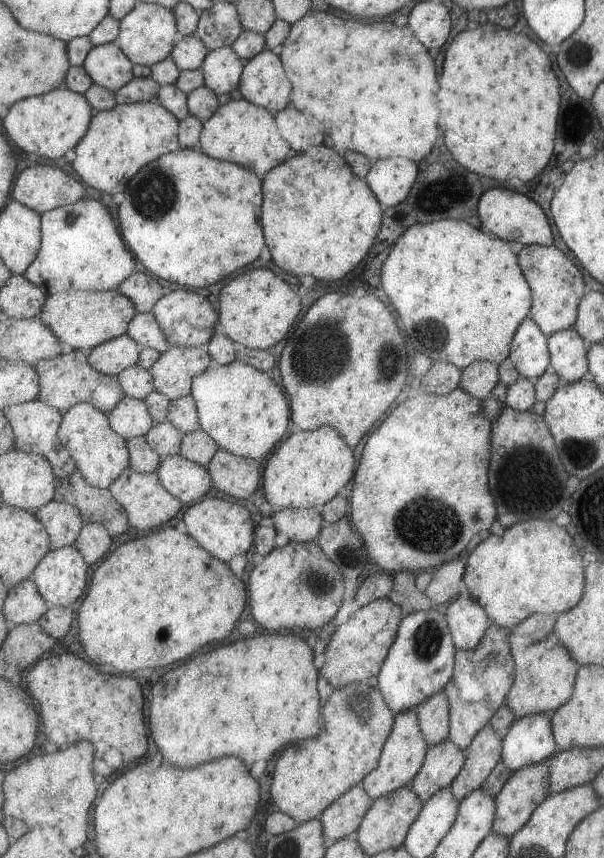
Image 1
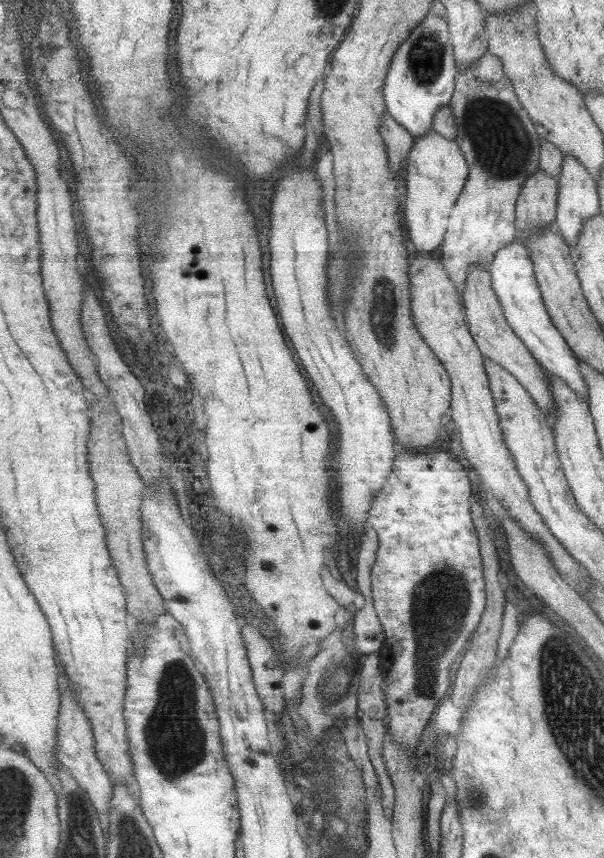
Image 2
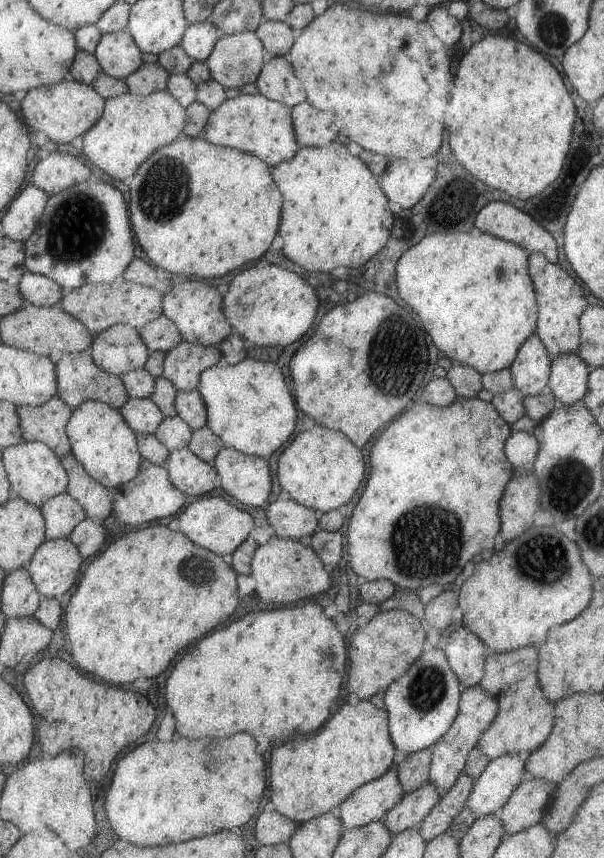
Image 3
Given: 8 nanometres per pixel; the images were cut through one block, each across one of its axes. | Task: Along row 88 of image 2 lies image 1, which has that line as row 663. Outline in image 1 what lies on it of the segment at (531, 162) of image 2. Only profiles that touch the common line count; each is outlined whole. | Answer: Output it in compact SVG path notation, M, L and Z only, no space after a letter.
M493 623L483 640L471 650L458 650L454 676L446 686L450 700L450 739L467 751L474 738L490 724L497 711L506 704L516 679L516 662L512 653L511 630Z

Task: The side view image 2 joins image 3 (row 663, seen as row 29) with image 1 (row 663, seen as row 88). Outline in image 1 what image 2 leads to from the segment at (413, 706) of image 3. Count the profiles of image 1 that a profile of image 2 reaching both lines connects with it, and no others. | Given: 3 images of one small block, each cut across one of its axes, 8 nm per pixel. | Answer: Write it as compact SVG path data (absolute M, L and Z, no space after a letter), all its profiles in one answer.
M435 608L422 610L404 617L398 637L391 647L378 679L378 687L395 714L415 710L429 701L434 694L445 689L454 676L456 647L447 615Z

